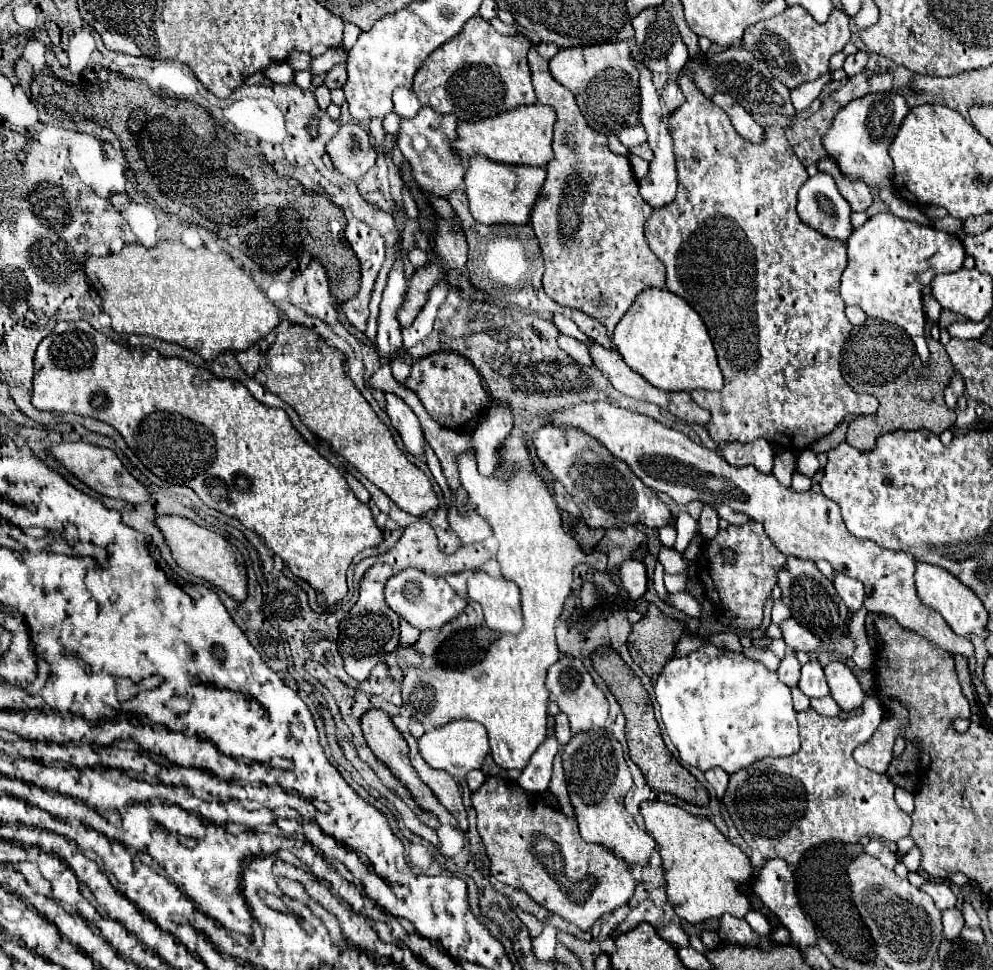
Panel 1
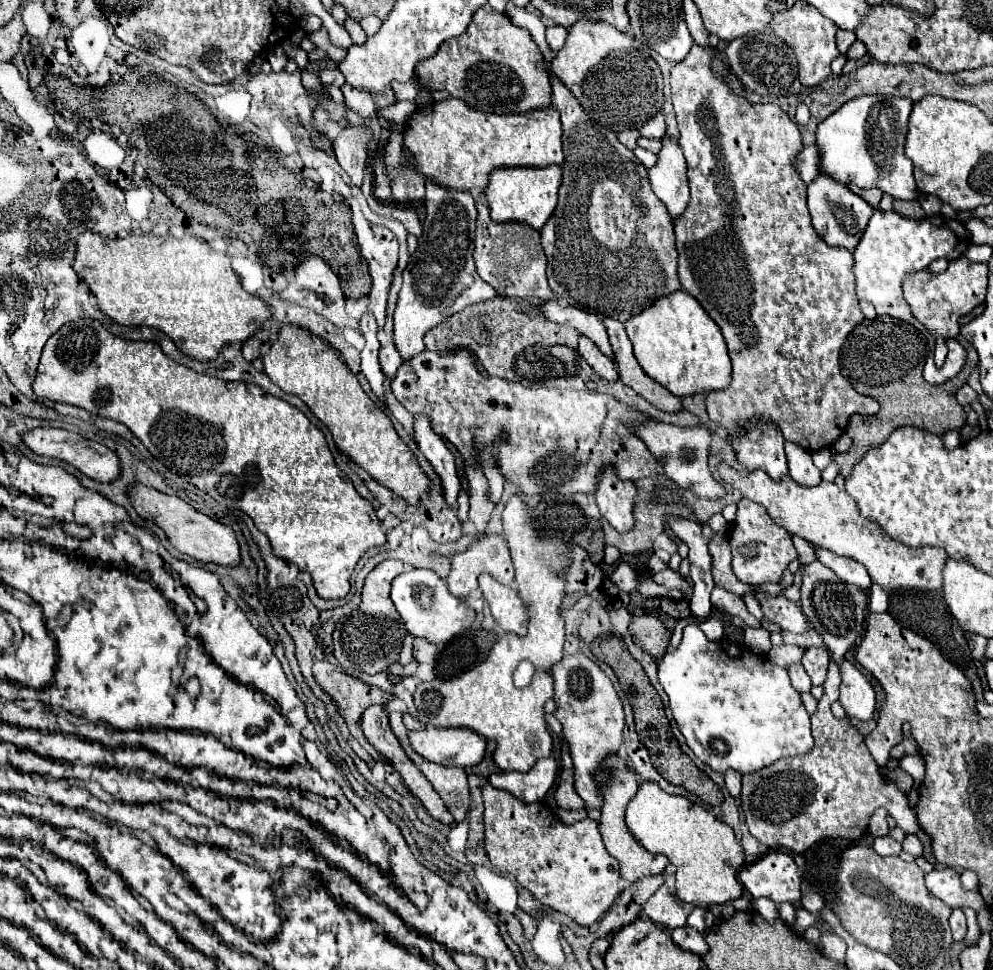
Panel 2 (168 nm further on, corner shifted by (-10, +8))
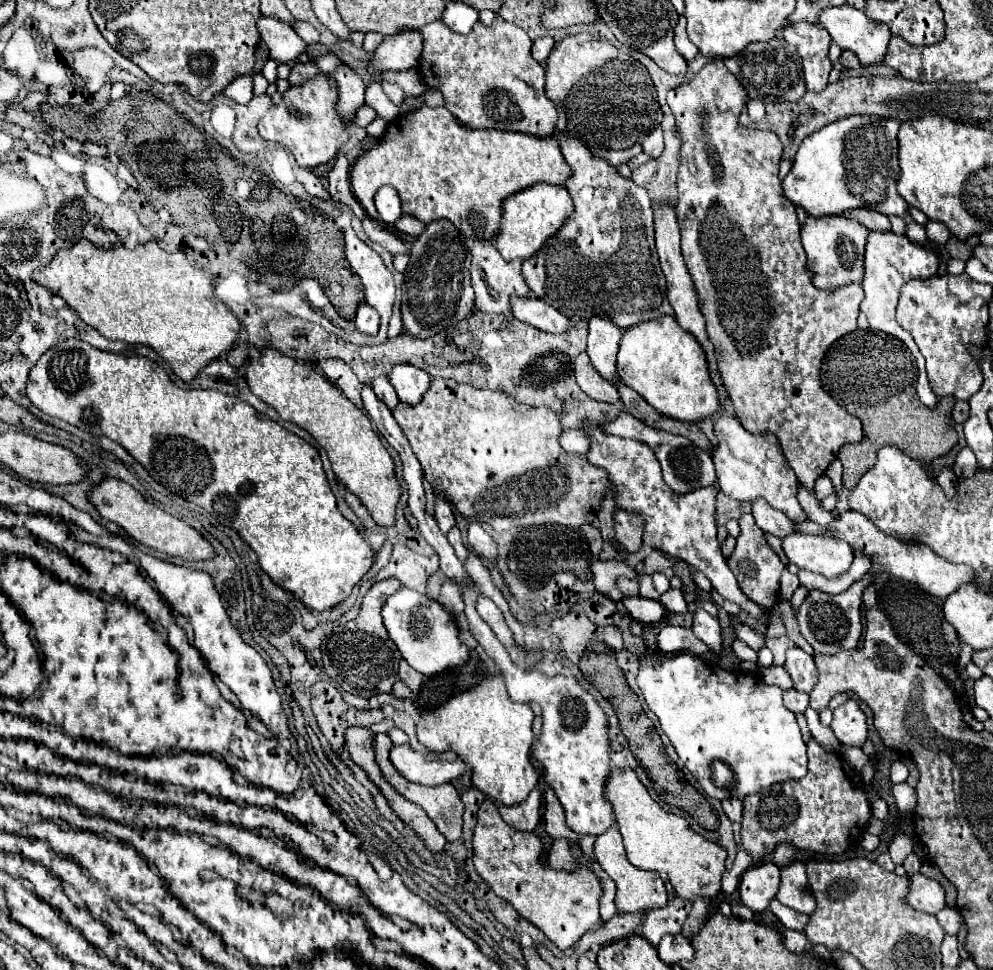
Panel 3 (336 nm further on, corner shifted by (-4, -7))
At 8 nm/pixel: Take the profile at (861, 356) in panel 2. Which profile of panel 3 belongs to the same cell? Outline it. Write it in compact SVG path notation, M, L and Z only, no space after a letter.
M854 330L828 348L820 368L824 390L846 412L860 418L864 426L864 440L860 446L844 446L838 452L844 466L842 480L850 490L858 484L862 474L876 464L876 454L884 446L896 446L914 460L932 462L934 458L950 452L958 442L954 420L920 404L914 388L914 370L902 368L902 364L910 362L898 360L898 354L886 354L886 346L882 344L884 340L870 340L870 330Z

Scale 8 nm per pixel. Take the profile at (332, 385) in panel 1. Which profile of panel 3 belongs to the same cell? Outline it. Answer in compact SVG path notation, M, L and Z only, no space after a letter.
M260 348L254 352L254 358L250 358L246 368L246 382L260 400L280 414L282 420L312 434L312 438L328 452L336 478L366 506L376 524L394 524L394 508L400 498L394 462L360 408L356 408L334 384L328 384L314 366L300 364L274 348Z

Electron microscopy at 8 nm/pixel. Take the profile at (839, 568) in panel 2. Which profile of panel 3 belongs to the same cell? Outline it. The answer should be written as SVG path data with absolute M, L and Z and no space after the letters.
M788 534L782 540L782 548L792 564L826 578L844 574L854 560L854 550L850 544L828 536Z

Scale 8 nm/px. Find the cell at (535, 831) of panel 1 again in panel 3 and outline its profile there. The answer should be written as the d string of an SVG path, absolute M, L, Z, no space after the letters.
M484 800L478 810L472 848L478 876L494 890L496 896L510 902L524 920L530 920L536 928L540 928L560 950L574 946L584 932L598 924L602 888L594 872L582 864L578 864L576 872L554 870L540 864L542 842L532 832L516 832L508 826L500 818L498 806L492 800Z

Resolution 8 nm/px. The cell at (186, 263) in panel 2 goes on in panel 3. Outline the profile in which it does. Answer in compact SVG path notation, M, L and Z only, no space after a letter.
M86 240L76 242L72 248L58 250L50 264L42 270L32 274L32 280L40 286L48 288L52 294L58 294L66 300L70 308L92 328L96 328L108 340L122 340L122 342L138 342L156 350L172 368L172 372L182 378L184 382L192 382L192 378L214 358L232 350L240 322L238 318L216 298L212 276L198 268L188 256L178 250L174 244L170 248L162 248L158 242L146 242L132 248L132 260L144 262L130 262L130 248L120 246L120 254L116 258L116 248L98 248Z

